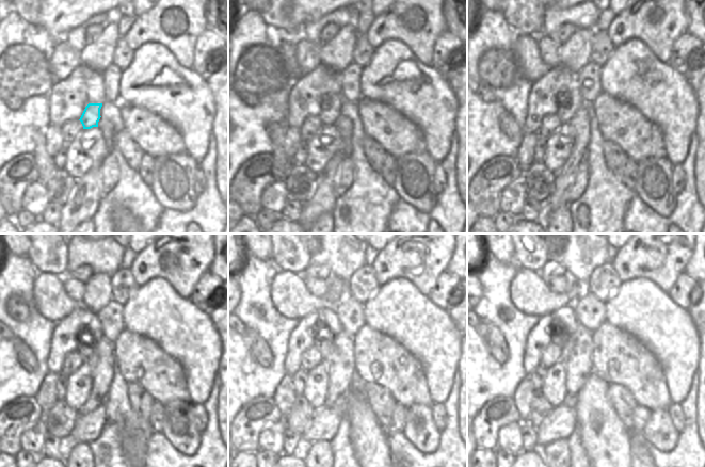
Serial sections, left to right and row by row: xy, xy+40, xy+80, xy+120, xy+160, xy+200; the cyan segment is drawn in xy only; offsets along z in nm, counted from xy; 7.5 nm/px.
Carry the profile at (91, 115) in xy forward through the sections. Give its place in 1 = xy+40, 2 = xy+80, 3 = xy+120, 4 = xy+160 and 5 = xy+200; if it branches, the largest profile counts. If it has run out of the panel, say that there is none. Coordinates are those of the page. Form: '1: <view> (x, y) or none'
1: xy+40 (331, 105)
2: xy+80 (571, 99)
3: xy+120 (93, 332)
4: xy+160 (329, 325)
5: xy+200 (564, 322)

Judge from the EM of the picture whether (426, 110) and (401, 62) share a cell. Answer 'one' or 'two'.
one

